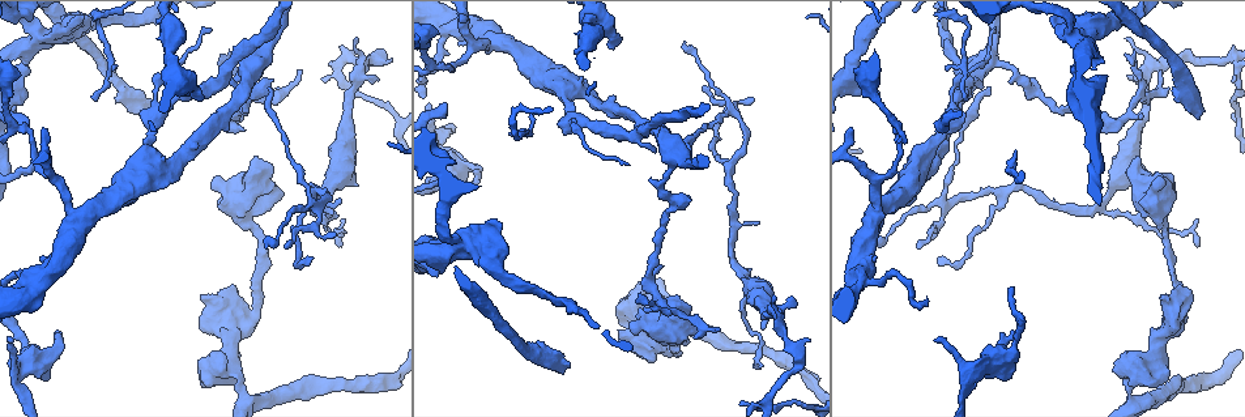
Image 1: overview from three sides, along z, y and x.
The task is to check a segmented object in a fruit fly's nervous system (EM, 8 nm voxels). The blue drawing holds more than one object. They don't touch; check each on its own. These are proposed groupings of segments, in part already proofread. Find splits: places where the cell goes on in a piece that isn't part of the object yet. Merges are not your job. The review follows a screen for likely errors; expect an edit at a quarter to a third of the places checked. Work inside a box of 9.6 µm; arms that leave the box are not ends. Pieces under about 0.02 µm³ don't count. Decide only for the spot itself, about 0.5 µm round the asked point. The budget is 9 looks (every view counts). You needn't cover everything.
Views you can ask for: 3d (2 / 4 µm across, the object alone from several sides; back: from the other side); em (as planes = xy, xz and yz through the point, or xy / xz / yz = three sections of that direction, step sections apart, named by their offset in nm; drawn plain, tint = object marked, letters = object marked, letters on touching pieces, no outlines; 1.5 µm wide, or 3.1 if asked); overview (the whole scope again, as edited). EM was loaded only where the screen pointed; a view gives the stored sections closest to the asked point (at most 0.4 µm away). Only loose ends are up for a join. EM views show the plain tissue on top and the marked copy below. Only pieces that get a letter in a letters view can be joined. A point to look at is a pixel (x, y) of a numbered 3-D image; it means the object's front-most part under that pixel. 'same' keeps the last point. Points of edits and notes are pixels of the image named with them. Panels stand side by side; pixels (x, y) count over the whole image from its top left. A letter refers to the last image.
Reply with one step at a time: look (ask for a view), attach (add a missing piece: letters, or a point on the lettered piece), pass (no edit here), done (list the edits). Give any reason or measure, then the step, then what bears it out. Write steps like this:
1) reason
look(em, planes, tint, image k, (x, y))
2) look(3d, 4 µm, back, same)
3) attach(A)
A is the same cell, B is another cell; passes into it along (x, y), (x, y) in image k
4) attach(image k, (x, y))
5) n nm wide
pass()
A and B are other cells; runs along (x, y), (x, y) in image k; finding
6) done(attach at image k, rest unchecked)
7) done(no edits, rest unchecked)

branch stops here
look(3d, 4 µm, image 1, (266, 247))

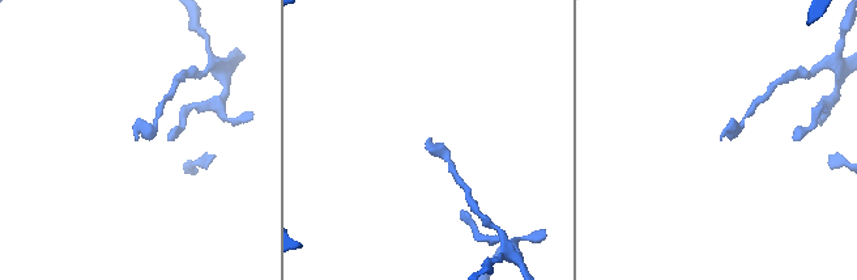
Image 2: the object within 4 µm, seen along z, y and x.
look(em, planes, letters, image 2, (720, 137))

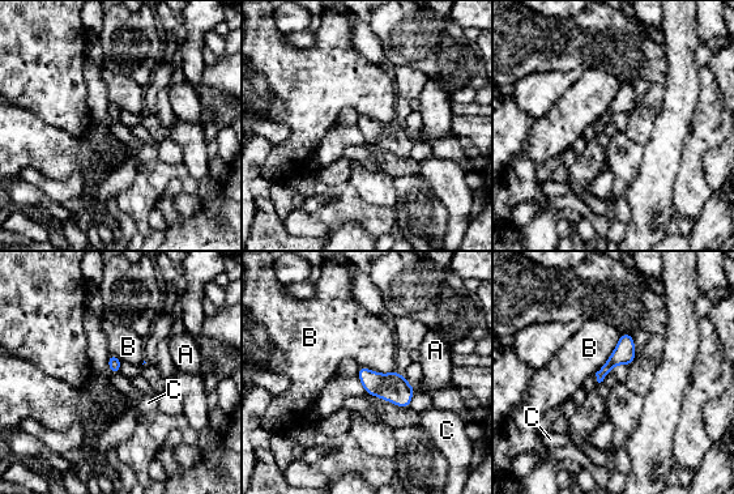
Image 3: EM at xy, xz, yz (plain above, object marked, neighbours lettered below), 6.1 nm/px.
pass()
A, B and C are other cells; border along (619, 337), (609, 358), (594, 374) in image 3; no lettered piece goes on from it

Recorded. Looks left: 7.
tapers out
look(em, planes, letters, image 1, (1053, 197))

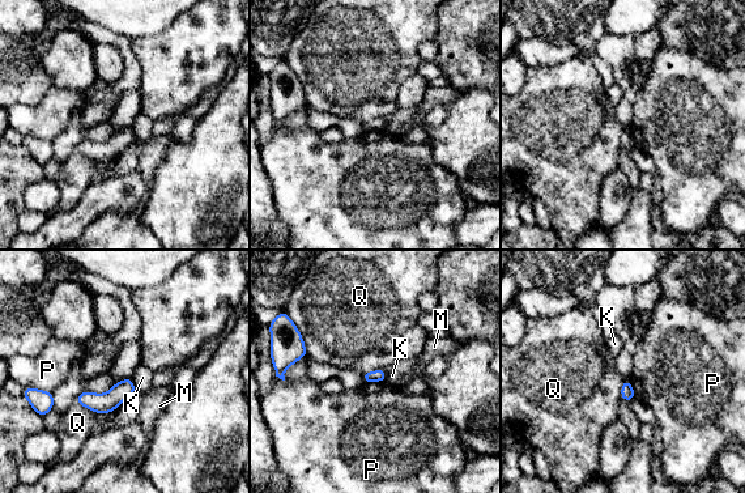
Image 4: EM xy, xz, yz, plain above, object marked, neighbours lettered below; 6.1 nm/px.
pass()
K, M, P and Q are other cells; border along (306, 355), (285, 372) in image 4; no lettered piece goes on from it

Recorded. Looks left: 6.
an open end
look(em, planes, letters, image 1, (1160, 295))

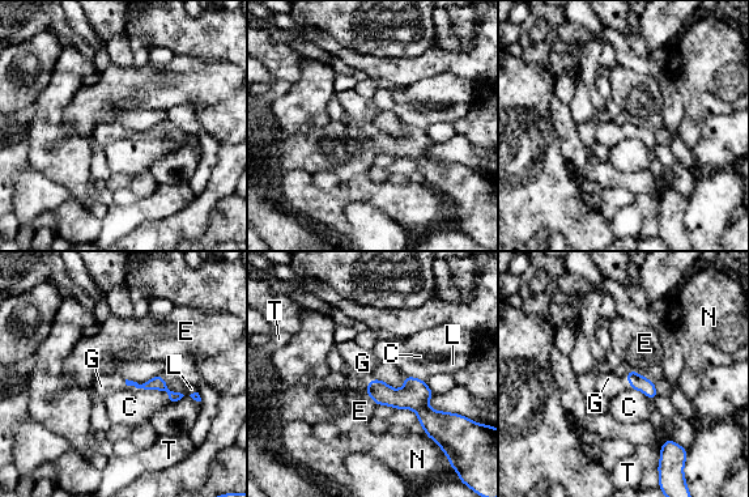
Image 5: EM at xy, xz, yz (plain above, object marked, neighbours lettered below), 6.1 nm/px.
attach(G)
G is the same cell, C, E, L, N and T are other cells; passes into it along (158, 382), (130, 385), (106, 383) in image 5; it goes on there

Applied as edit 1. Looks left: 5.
look(em, xz, step 4, tint, image 1, (619, 299))

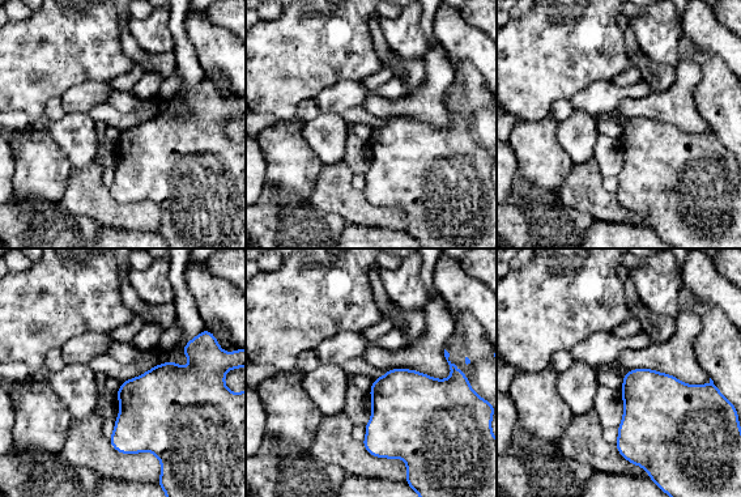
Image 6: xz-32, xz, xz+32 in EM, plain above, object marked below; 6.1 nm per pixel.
look(em, planes, letters, same)

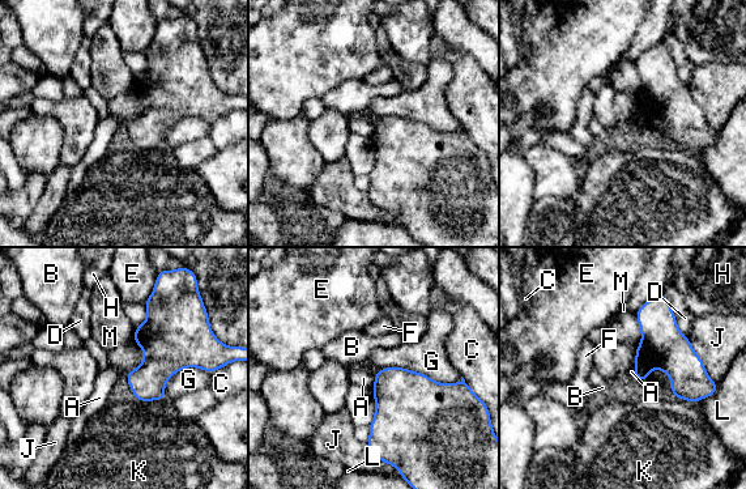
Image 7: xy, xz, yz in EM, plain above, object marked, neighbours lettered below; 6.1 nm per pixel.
pass()
A, B, C, D, E, F, G, H, J, K, L and M are other cells; border along (375, 375), (371, 387) in image 7; none of them fits

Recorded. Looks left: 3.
done(attach at image 5, rest unchecked)

